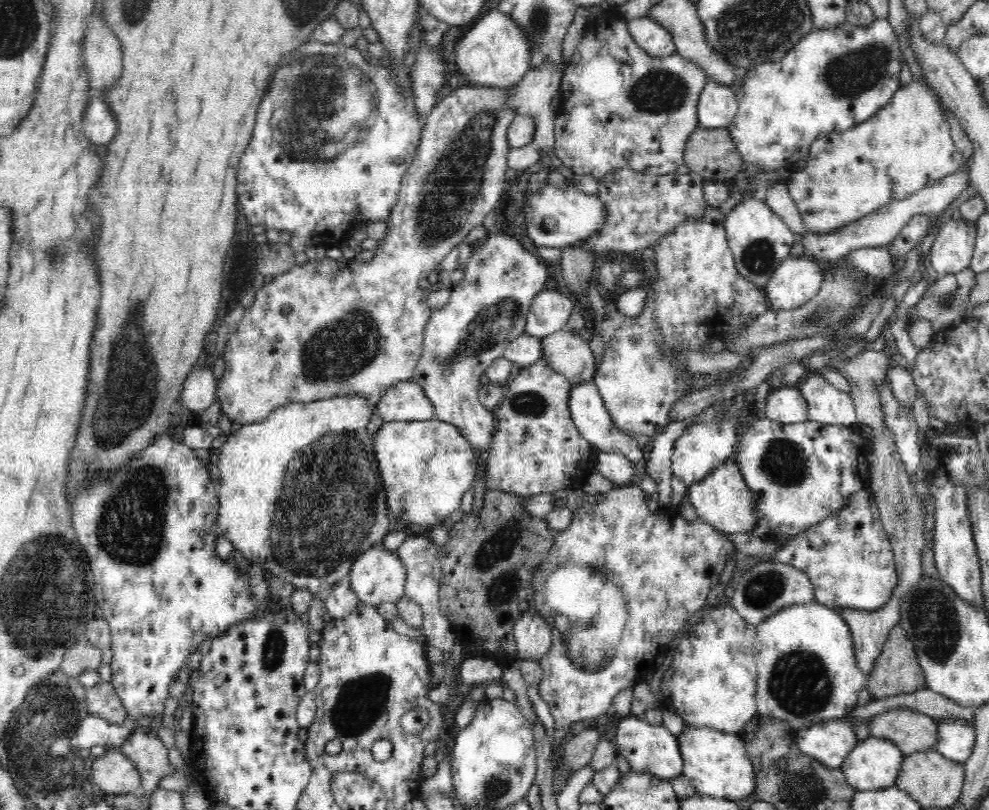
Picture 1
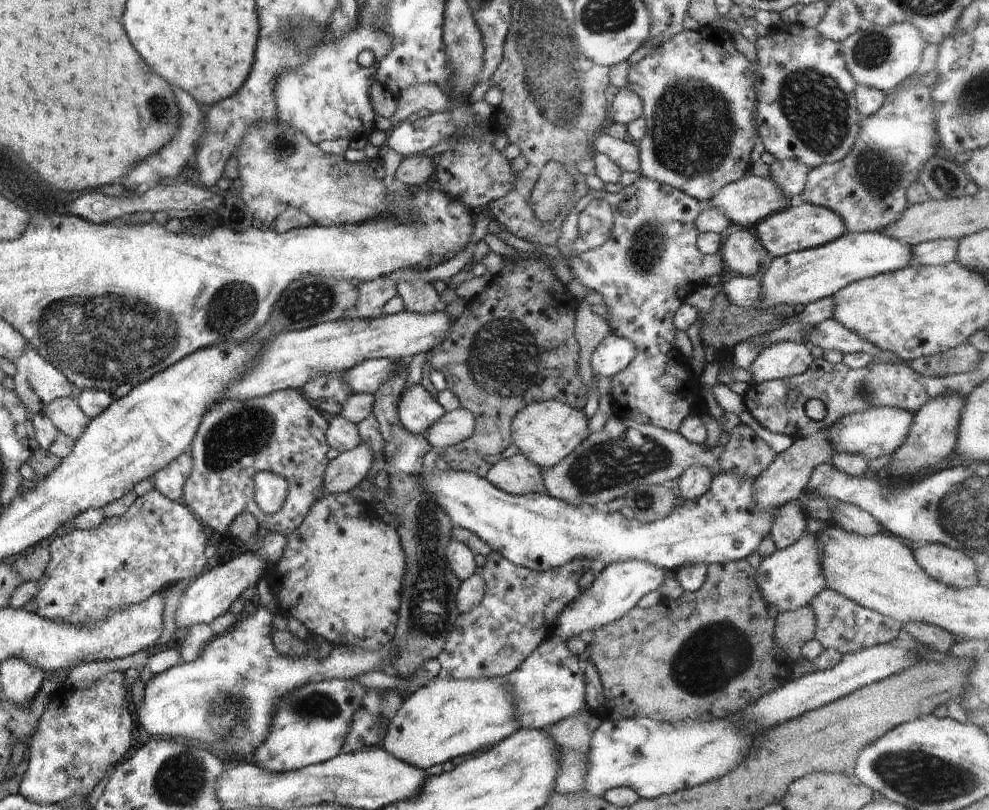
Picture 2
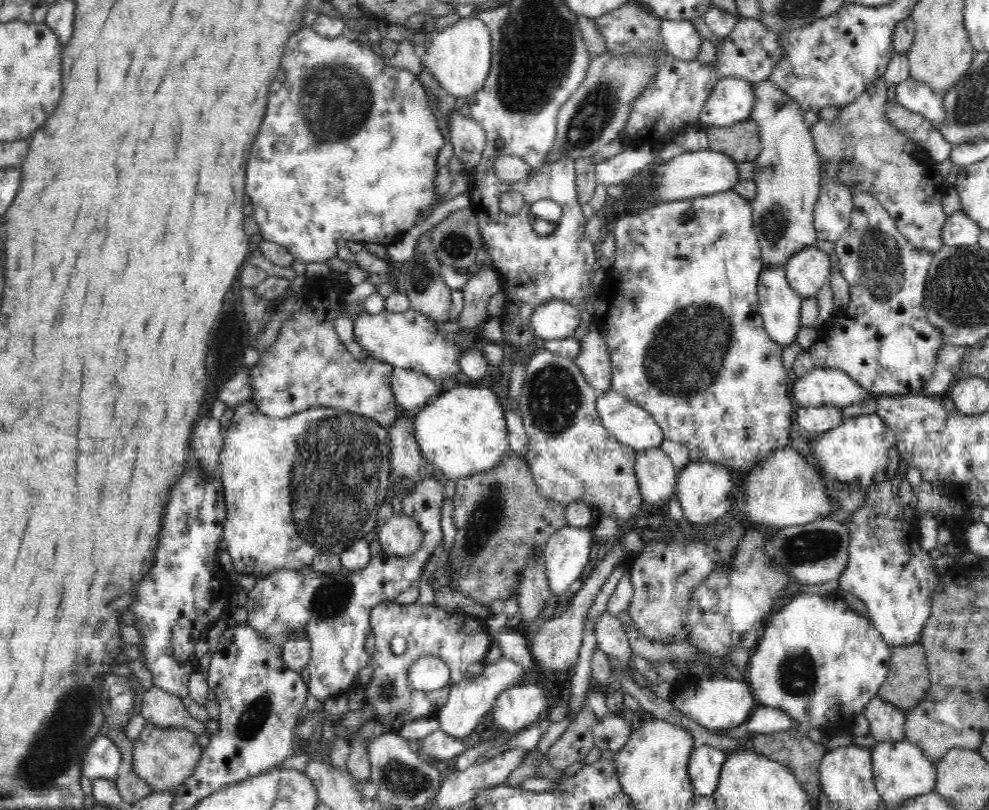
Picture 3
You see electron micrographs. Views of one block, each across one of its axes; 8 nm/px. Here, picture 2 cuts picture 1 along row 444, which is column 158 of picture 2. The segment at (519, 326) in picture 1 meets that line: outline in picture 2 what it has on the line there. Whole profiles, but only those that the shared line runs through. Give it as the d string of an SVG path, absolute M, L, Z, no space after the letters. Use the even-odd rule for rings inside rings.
M188 446L187 452L182 452L166 464L159 472L156 472L151 479L153 488L164 497L172 501L180 501L183 494L183 487L192 472L192 454L191 446Z

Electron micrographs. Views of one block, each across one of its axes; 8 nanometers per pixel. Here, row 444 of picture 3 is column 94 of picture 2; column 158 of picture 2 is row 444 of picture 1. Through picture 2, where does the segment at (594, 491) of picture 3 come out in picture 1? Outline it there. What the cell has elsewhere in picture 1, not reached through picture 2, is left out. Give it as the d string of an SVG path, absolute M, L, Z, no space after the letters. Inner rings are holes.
M541 359L528 367L522 367L520 372L505 385L504 400L494 411L497 427L485 459L487 463L485 492L502 490L526 498L535 494L552 493L568 486L572 488L582 486L582 482L595 469L594 461L598 451L580 435L571 419L569 394L573 385L562 373L554 371Z

